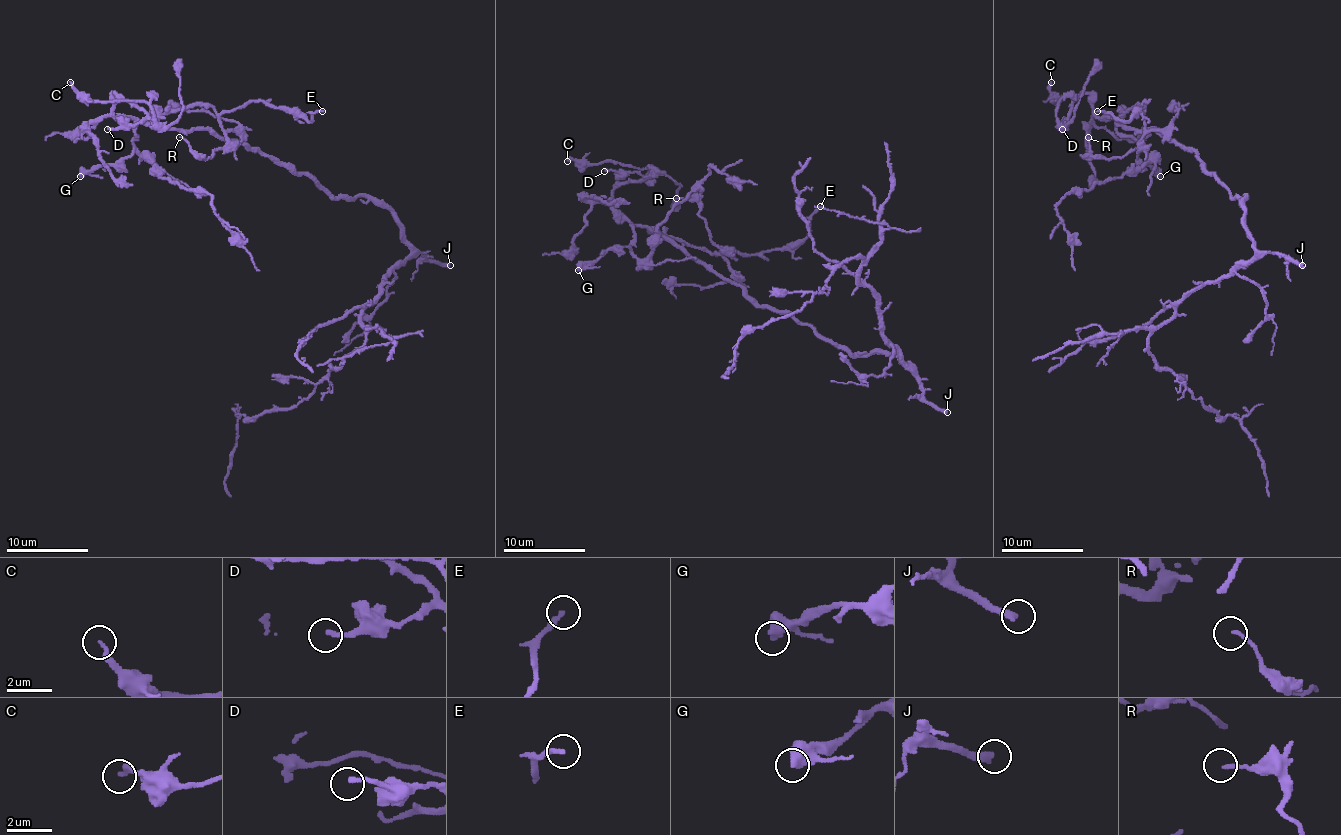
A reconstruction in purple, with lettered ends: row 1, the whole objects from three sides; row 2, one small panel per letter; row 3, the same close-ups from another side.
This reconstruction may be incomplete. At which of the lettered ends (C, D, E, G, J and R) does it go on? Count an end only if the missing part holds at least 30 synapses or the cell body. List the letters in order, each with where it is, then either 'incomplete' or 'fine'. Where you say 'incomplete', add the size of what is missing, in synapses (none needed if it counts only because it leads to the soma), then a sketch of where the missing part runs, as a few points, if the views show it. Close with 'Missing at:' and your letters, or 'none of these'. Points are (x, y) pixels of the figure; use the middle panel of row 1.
C: place (567, 161); fine
D: place (604, 171); fine
E: place (820, 206); incomplete; 35 synapses; course (820, 206), (826, 194), (838, 186), (841, 177)
G: place (578, 270); fine
J: place (947, 412); incomplete
R: place (676, 198); fine
Missing at: E, J

